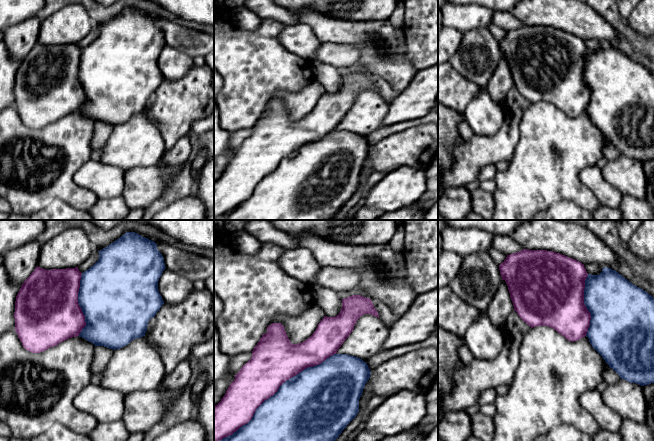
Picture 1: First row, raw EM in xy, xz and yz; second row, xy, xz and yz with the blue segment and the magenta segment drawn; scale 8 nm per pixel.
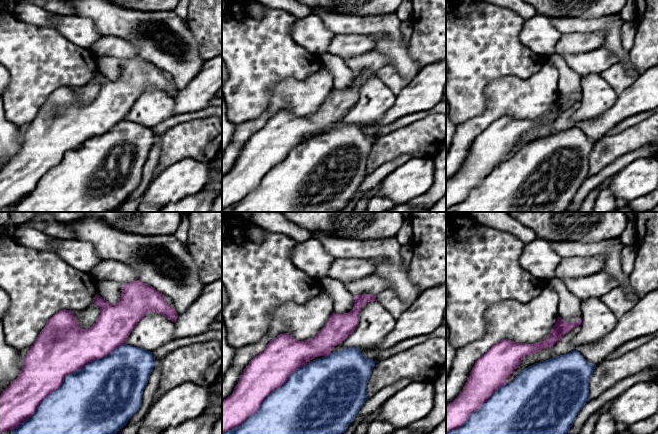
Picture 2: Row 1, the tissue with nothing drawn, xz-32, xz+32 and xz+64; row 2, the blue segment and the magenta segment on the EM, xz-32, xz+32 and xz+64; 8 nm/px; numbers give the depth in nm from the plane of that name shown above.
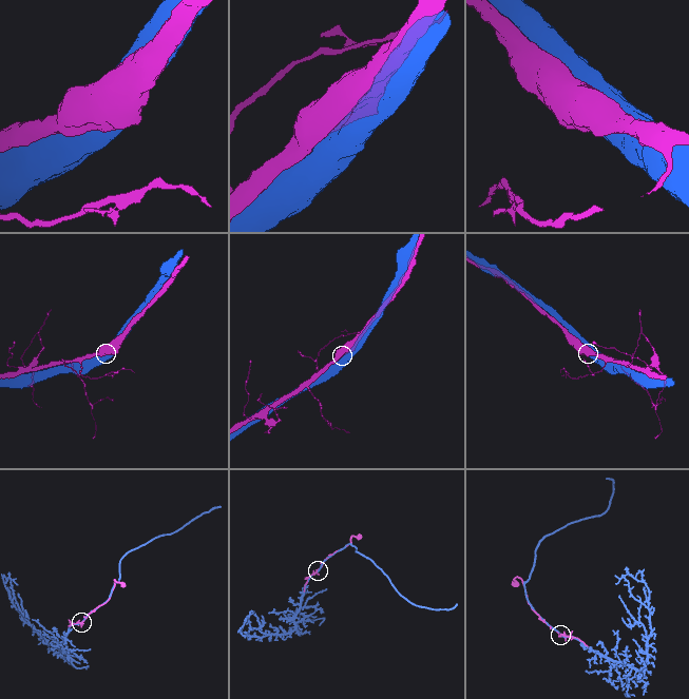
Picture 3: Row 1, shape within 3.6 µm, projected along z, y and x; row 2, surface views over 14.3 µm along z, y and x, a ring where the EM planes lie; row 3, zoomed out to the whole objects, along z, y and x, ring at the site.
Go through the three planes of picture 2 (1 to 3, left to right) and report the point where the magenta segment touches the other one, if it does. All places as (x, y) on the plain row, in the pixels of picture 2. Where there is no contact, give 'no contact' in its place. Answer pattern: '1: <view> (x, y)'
1: xz-32 (64, 154)
2: xz+32 (264, 176)
3: xz+64 (477, 186)

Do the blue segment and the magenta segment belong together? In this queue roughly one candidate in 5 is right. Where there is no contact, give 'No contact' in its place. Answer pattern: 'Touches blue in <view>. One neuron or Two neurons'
Touches blue in xz. One neuron

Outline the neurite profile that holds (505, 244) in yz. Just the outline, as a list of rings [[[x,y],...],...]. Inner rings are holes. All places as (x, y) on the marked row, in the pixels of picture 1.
[[[493,235],[492,247],[505,255],[510,255],[524,249],[511,236],[506,235]]]

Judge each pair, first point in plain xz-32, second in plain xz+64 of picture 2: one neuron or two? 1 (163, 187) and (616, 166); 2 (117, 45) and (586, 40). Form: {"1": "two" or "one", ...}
{"1": "two", "2": "one"}

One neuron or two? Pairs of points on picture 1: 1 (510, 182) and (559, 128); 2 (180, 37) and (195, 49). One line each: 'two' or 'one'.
1: one
2: one

